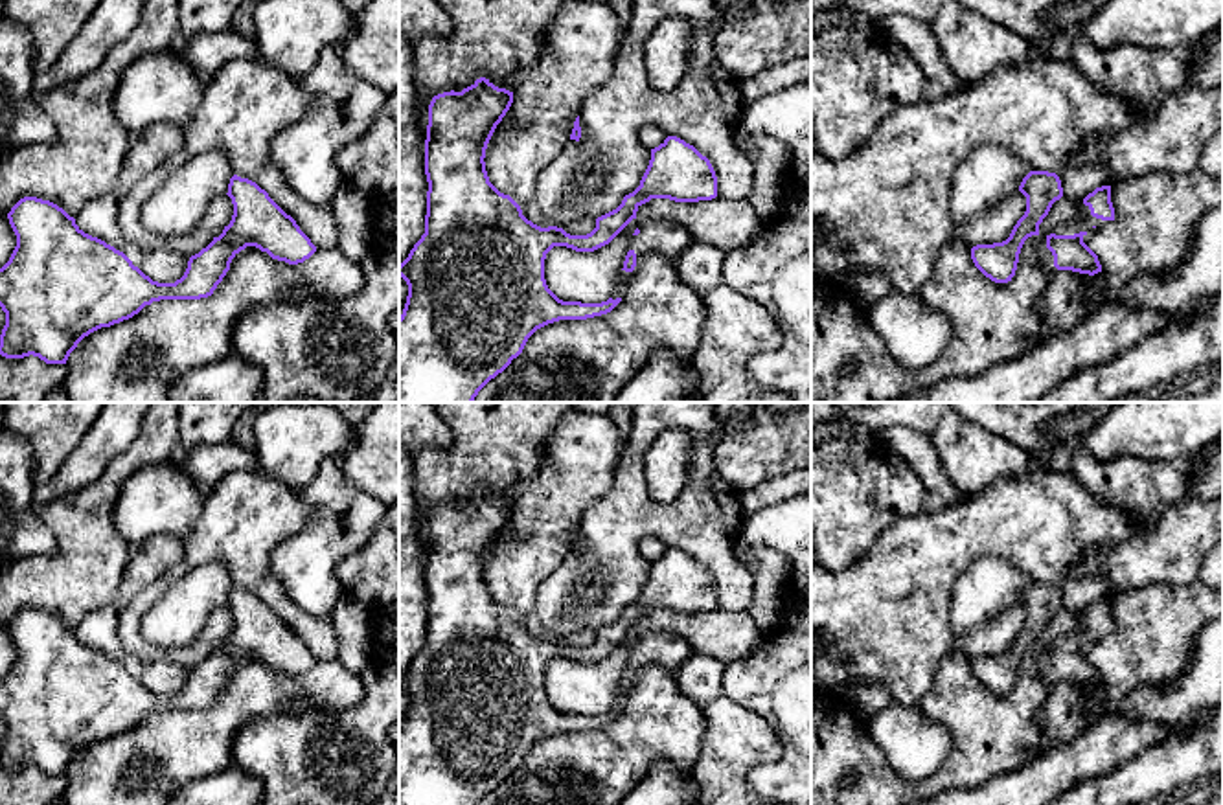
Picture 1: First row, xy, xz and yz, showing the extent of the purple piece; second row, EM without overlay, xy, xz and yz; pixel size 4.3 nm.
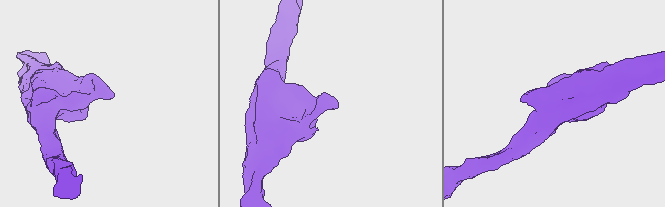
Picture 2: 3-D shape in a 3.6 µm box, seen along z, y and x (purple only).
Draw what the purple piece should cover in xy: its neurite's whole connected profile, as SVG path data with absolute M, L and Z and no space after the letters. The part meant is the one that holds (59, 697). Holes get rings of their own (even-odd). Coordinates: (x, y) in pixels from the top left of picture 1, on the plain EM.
M234 586L226 607L234 616L230 636L206 660L189 669L184 687L175 695L153 693L123 663L85 645L75 630L57 616L37 608L20 610L7 625L17 658L0 680L0 719L6 724L0 766L6 770L33 766L46 776L66 776L85 748L132 730L153 713L211 708L230 682L232 671L246 658L256 658L289 676L303 675L316 663L296 632L256 594Z

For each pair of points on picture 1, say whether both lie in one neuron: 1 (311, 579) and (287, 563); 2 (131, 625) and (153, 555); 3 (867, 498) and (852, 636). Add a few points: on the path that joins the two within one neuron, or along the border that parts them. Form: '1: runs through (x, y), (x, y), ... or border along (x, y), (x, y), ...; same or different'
1: runs through (306, 574), (293, 566); same
2: border along (182, 557), (148, 585); different
3: border along (892, 524), (854, 561), (830, 572); different

